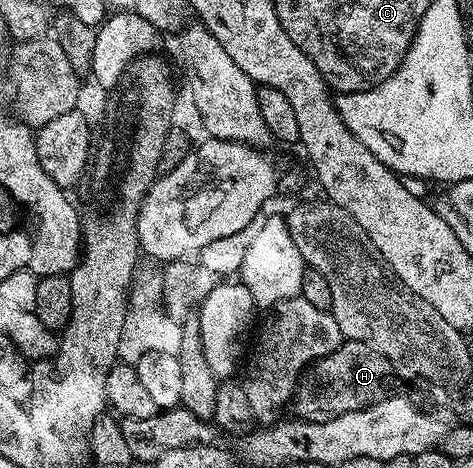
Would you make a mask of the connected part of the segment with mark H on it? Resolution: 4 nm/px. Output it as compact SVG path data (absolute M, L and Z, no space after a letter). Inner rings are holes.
M351 339L341 342L333 353L305 368L292 397L291 407L297 410L298 420L307 423L331 421L343 413L358 411L388 399L398 390L397 383L398 376L383 353L371 345Z

